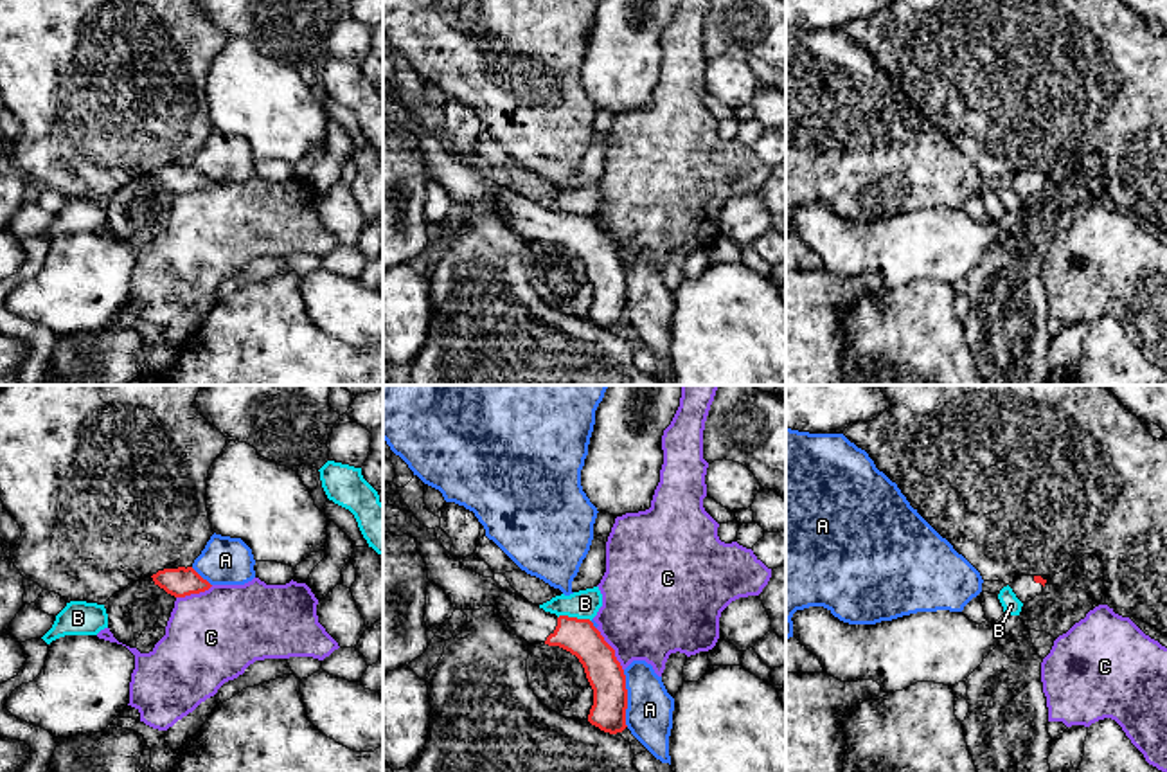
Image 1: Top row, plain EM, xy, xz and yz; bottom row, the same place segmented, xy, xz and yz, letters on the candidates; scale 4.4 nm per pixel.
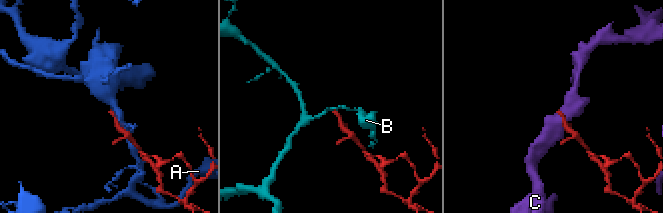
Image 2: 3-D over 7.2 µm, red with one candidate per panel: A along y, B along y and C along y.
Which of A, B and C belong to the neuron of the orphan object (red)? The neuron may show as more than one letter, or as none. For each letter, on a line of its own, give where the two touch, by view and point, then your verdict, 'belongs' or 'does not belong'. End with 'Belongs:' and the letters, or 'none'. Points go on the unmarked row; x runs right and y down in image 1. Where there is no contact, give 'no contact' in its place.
A: meets red in xz at (626, 296); does not belong
B: meets red in xz at (574, 215); does not belong
C: meets red in xz at (614, 247); does not belong
Belongs: none

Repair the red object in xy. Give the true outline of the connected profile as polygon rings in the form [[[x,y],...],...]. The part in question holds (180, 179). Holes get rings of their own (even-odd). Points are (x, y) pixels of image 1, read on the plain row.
[[[192,164],[164,166],[151,173],[155,182],[174,194],[185,194],[209,187],[212,182]]]

